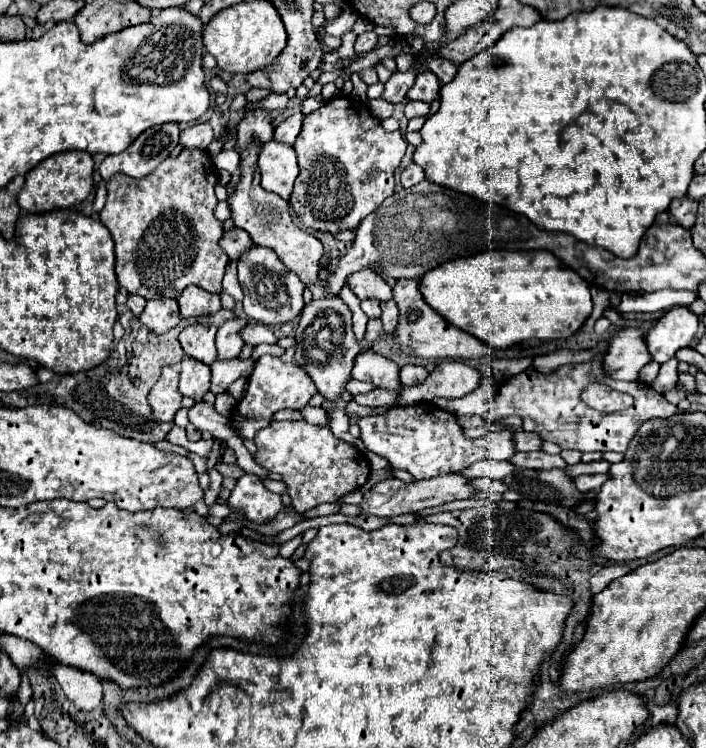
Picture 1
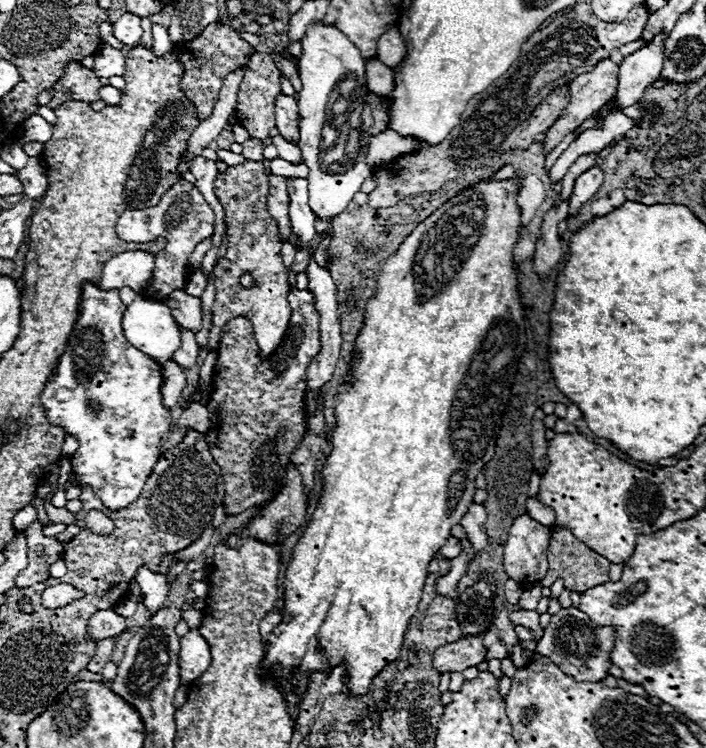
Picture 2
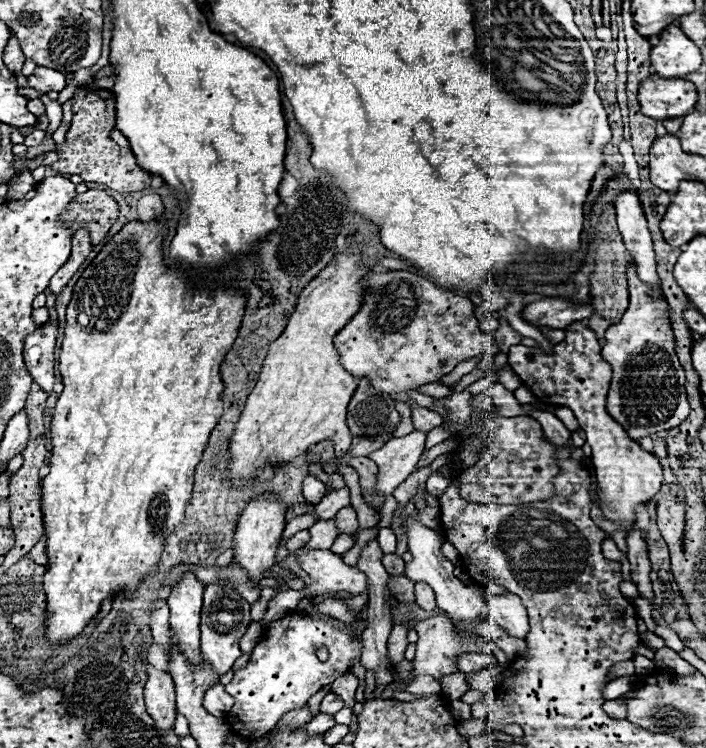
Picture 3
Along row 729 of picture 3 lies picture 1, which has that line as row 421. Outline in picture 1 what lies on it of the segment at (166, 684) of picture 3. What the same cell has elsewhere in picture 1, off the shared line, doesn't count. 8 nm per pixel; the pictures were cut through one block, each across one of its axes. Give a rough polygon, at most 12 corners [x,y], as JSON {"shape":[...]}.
{"shape":[[164,368],[148,394],[158,422],[180,410],[178,370]]}

